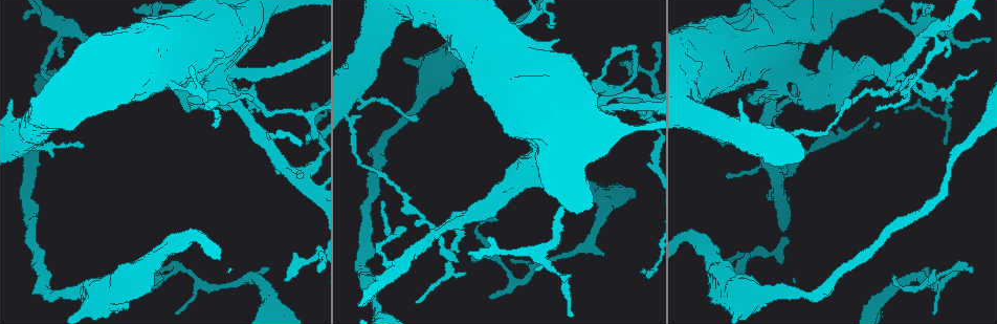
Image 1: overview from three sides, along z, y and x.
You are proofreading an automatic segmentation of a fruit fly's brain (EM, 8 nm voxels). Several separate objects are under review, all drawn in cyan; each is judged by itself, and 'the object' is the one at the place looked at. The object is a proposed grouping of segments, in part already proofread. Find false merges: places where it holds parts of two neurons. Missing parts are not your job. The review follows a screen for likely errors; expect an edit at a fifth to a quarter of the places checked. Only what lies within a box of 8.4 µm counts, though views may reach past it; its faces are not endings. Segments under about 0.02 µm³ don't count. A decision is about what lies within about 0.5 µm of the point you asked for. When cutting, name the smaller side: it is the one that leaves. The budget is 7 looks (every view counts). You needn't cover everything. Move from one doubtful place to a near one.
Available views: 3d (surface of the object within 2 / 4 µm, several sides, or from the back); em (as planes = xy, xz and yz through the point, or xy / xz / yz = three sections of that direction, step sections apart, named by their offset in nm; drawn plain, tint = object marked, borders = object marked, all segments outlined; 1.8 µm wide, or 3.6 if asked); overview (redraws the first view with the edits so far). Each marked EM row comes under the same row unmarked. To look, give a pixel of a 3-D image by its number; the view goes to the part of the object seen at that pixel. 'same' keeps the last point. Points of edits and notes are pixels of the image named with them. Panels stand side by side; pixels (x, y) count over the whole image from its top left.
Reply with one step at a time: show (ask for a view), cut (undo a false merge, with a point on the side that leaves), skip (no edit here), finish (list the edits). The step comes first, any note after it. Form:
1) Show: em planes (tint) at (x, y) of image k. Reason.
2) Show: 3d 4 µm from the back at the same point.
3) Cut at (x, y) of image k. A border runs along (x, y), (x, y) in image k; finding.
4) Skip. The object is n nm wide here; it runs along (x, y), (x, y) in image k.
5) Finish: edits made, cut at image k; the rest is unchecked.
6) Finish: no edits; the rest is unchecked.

Show: em 3.6 µm planes (tint) at (775, 87) of image 1. Calibre changes.

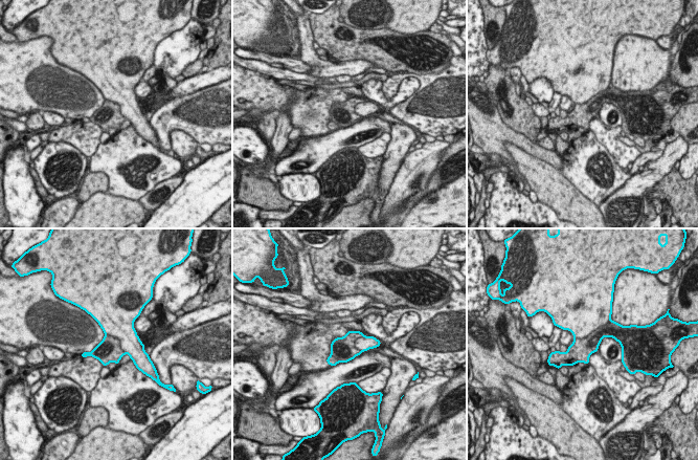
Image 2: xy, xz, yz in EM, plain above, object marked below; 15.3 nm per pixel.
Cut at (585, 347) of image 2. Two neurons meet here.

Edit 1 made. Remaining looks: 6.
Show: em yz step 8 (tint) at (775, 175) of image 1. Three-way junction.

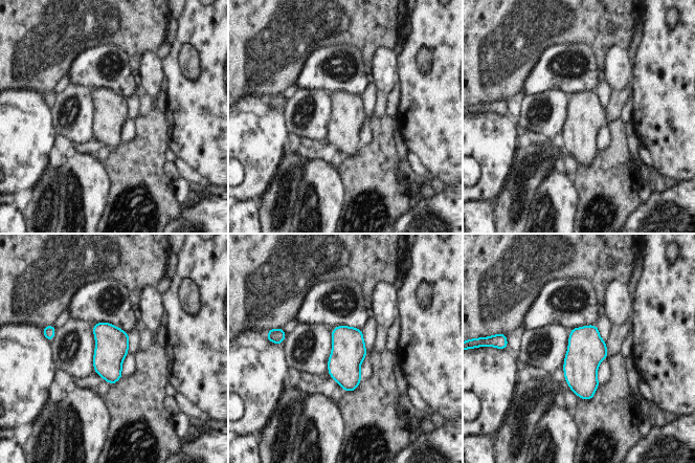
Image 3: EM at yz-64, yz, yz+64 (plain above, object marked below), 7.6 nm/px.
Show: em xz step 8 (tint) at the same point.

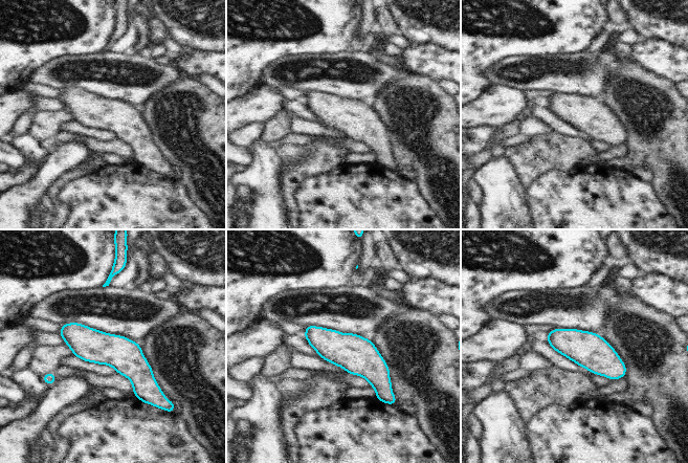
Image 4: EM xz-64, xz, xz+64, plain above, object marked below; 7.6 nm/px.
Skip. The object is 260 nm wide here; it runs along (64, 327), (110, 349), (143, 398) in image 4; all the same neuron.

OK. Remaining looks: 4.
Show: 3d 4 µm at (268, 297) of image 1. Calibre changes.

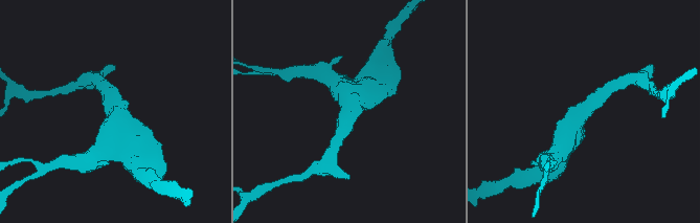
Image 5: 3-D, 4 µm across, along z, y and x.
Show: em planes (tint) at (346, 117) of image 5. The arms are 220, 440 nm wide; shape alone is not enough.

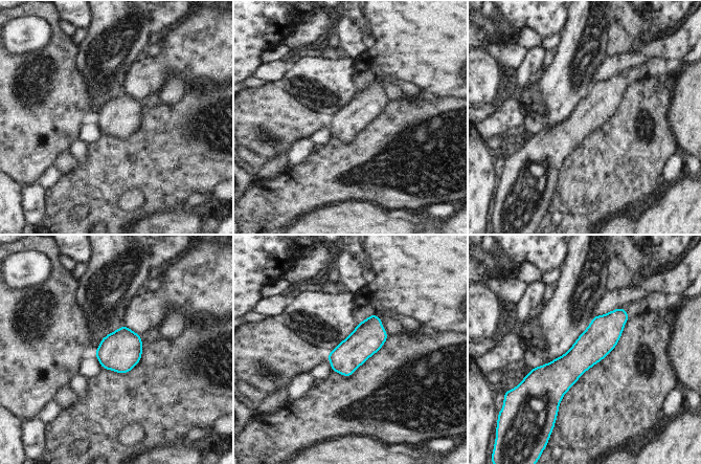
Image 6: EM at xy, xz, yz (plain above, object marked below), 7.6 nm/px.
Skip. It runs along (624, 313), (560, 375), (532, 384) in image 6; all the same neuron.

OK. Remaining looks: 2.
Finish: edits made, cut at image 2; the rest is unchecked.

